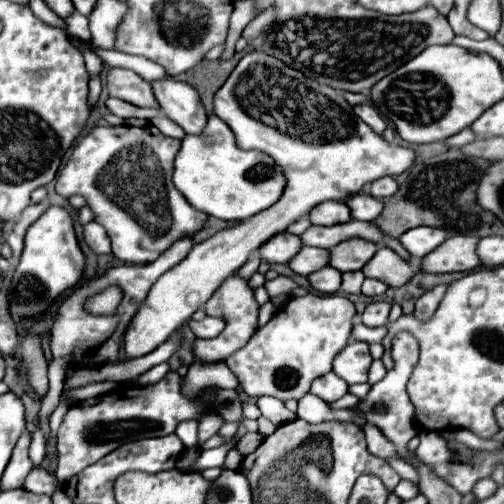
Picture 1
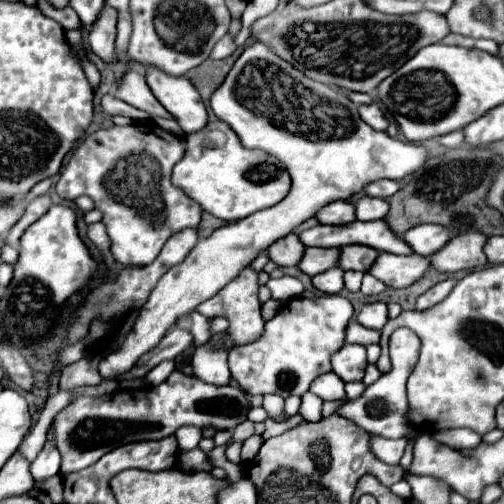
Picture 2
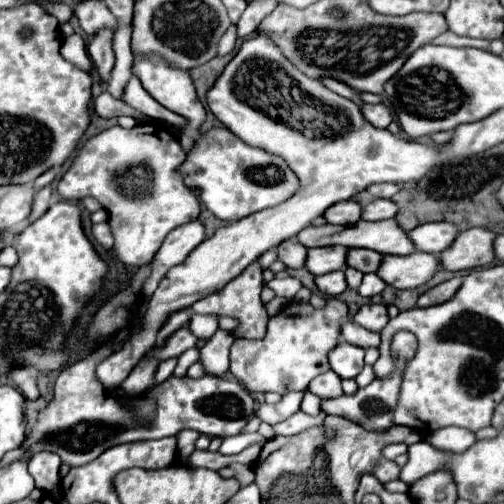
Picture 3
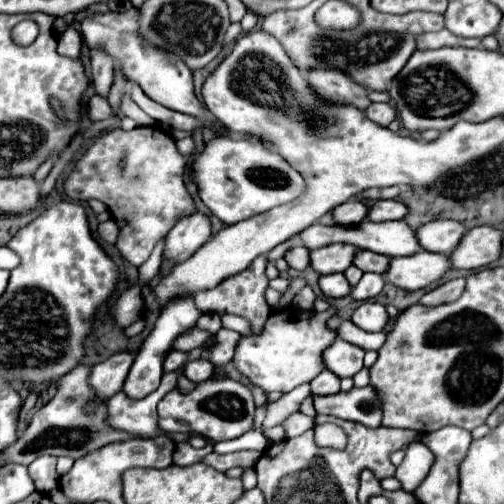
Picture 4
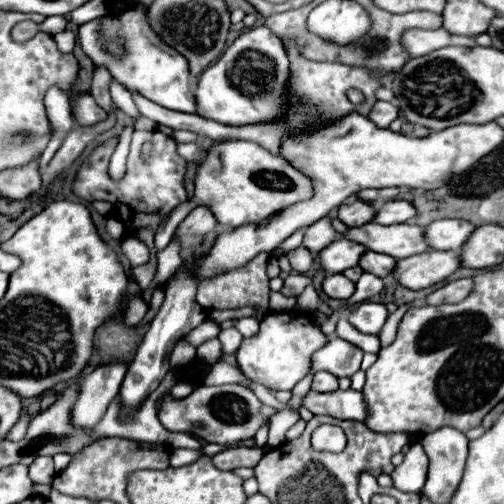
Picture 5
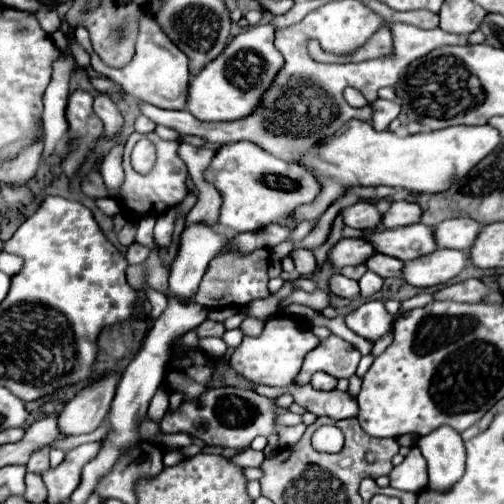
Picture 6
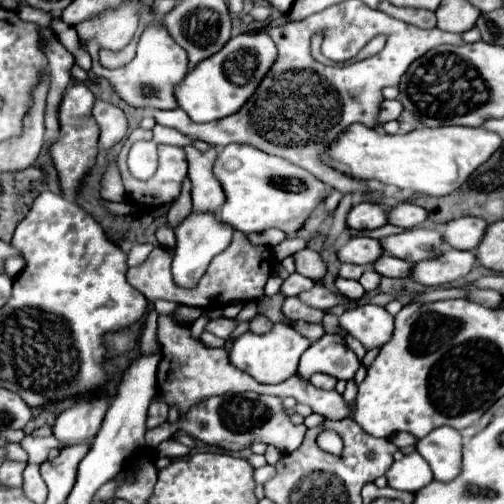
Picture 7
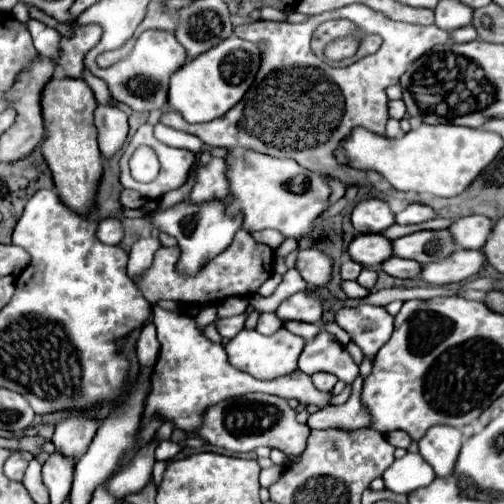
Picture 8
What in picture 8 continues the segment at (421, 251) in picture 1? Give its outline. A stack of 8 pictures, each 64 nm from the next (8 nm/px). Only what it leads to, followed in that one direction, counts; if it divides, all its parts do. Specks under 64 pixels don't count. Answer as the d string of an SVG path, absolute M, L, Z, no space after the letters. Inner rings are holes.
M464 216L450 226L452 236L456 236L456 244L460 244L460 248L472 250L480 250L486 244L492 228L494 220L486 216Z

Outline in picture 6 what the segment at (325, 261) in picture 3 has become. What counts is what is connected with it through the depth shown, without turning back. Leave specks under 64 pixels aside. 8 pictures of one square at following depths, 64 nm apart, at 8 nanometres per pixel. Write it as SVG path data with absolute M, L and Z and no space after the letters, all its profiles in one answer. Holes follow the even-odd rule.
M342 238L328 254L330 262L340 270L344 266L366 264L370 256L376 254L376 248L364 238Z

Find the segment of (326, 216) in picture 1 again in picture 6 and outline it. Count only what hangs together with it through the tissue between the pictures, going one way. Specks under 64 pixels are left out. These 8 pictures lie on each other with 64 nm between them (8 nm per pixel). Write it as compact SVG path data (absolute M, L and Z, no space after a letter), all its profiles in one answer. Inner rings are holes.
M356 202L354 206L348 206L342 210L342 216L344 216L344 224L350 226L350 228L360 228L360 230L366 230L366 228L376 228L380 226L378 222L382 220L382 214L380 210L372 204L372 202Z

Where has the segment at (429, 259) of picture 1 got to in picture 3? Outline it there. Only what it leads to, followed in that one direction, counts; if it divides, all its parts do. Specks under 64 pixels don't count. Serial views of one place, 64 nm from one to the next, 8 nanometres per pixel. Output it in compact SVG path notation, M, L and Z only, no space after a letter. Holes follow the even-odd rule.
M470 228L460 232L458 240L440 254L444 270L468 270L480 268L494 262L494 240L496 234L486 228Z

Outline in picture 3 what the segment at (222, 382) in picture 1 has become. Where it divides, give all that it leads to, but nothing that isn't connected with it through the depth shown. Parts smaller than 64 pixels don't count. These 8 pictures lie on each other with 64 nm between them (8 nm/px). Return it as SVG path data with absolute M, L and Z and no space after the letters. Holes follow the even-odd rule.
M218 330L202 348L200 348L200 362L204 364L206 374L224 376L230 364L230 346L234 342L234 332Z

